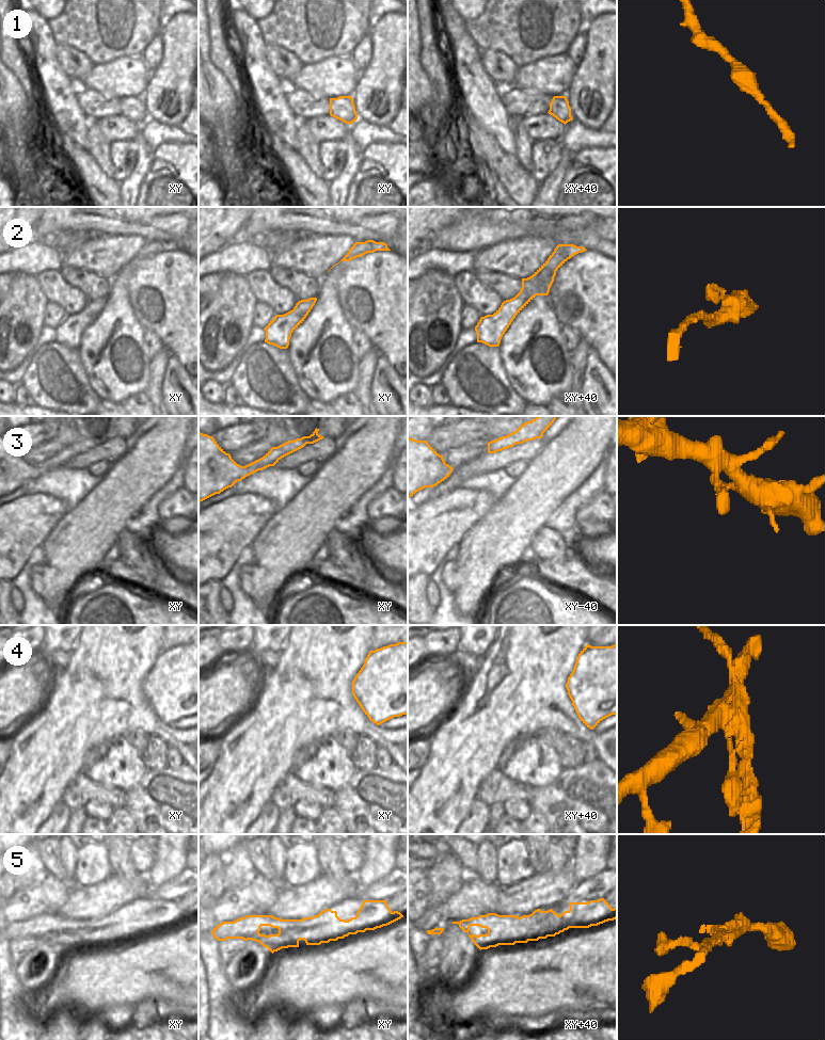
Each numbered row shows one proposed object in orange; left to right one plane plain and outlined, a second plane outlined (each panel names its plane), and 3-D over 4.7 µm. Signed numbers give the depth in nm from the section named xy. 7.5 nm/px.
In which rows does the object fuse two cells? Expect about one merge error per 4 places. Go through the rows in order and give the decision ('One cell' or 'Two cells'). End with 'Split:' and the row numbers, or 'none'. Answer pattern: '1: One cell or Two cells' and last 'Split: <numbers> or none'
1: One cell
2: One cell
3: One cell
4: Two cells
5: One cell
Split: 4

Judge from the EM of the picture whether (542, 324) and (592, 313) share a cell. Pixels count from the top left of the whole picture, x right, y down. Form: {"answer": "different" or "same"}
{"answer": "different"}

